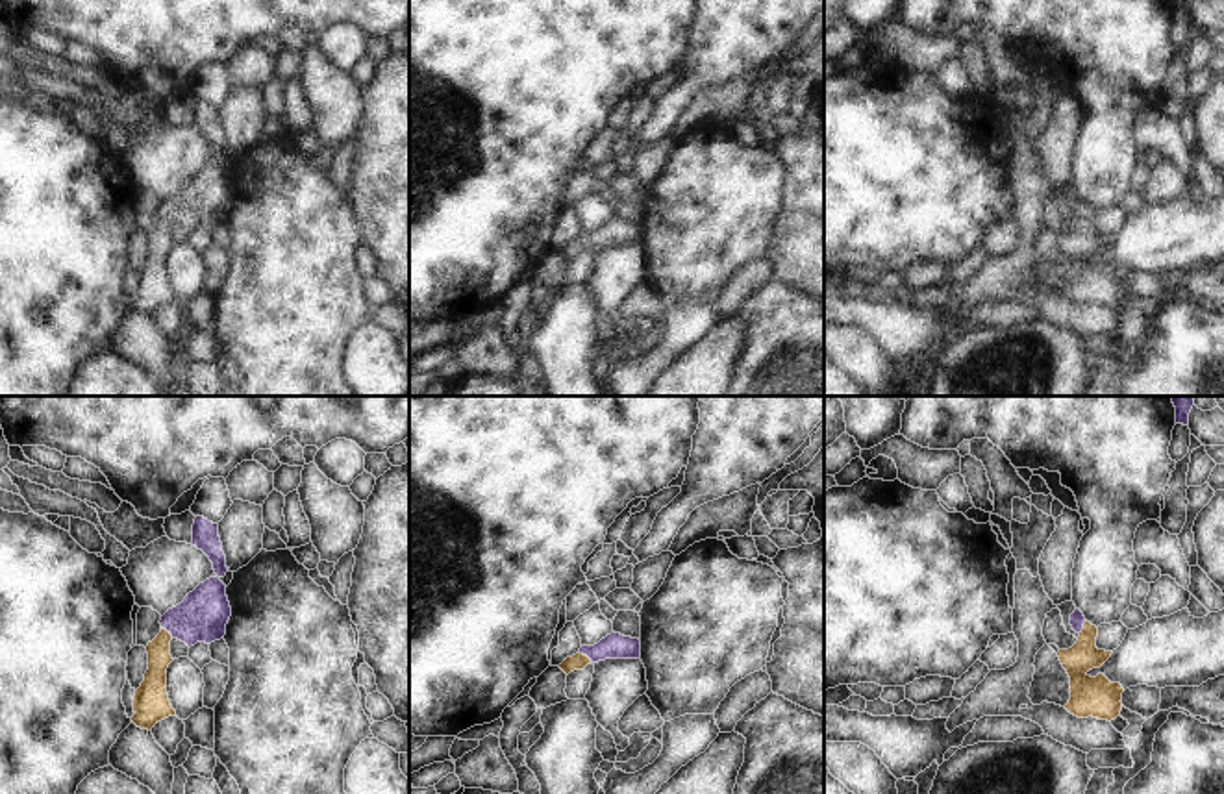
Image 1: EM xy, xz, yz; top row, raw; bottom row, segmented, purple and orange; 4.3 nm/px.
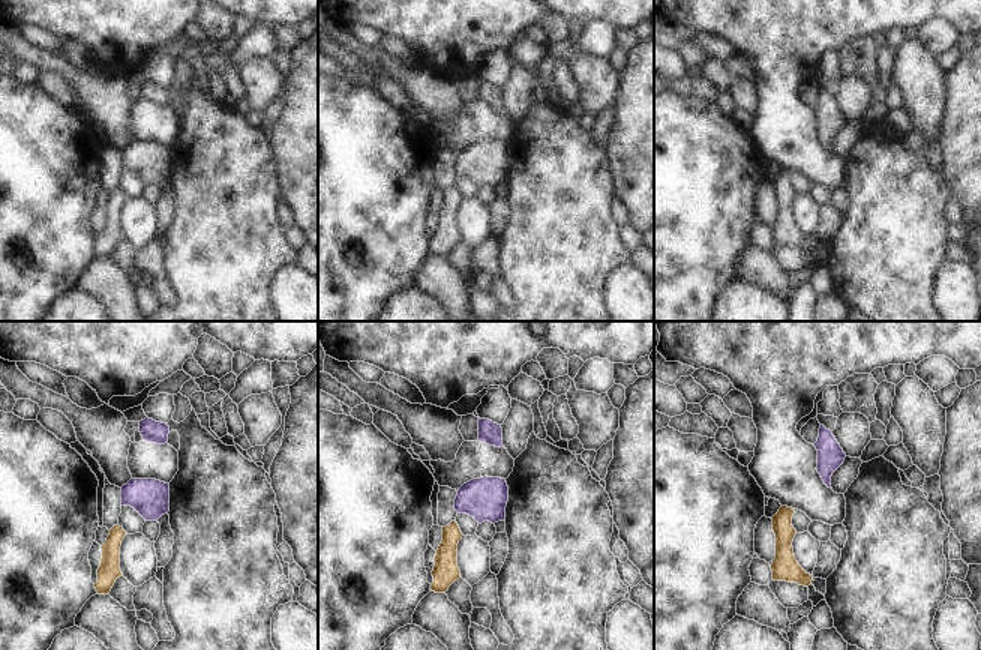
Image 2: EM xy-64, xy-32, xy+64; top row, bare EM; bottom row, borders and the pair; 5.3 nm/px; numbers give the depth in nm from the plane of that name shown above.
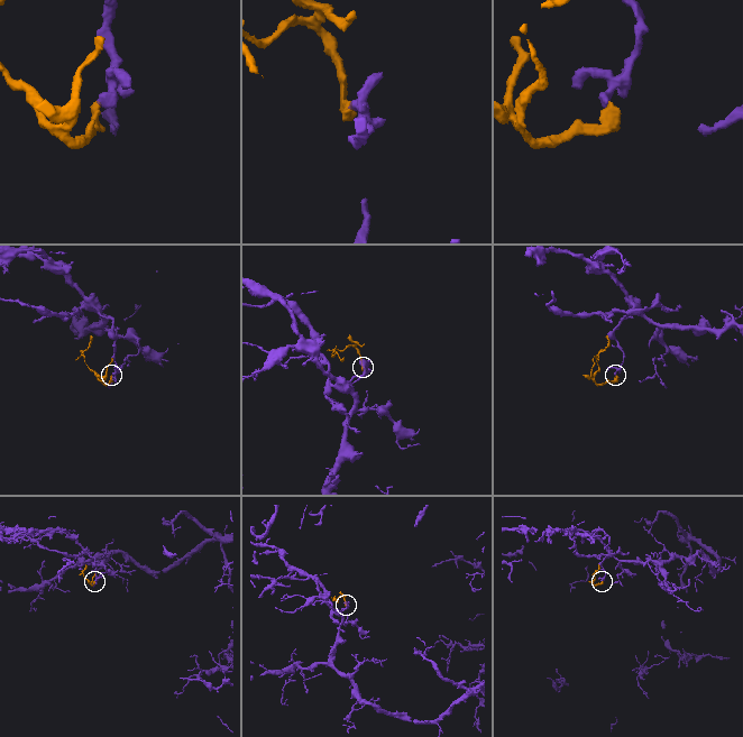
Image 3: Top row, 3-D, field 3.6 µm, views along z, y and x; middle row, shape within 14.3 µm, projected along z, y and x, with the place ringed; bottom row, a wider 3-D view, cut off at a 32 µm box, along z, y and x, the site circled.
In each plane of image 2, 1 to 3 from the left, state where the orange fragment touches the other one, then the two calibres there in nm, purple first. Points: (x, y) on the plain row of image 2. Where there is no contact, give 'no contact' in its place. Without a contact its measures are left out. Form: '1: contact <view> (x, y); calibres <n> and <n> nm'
1: no contact
2: no contact
3: no contact

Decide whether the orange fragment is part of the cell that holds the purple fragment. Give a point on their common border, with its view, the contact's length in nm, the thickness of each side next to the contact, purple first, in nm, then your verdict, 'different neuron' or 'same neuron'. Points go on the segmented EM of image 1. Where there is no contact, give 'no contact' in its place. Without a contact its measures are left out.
contact xy (167, 630); length 80 nm; calibres 220 and 110 nm; same neuron

